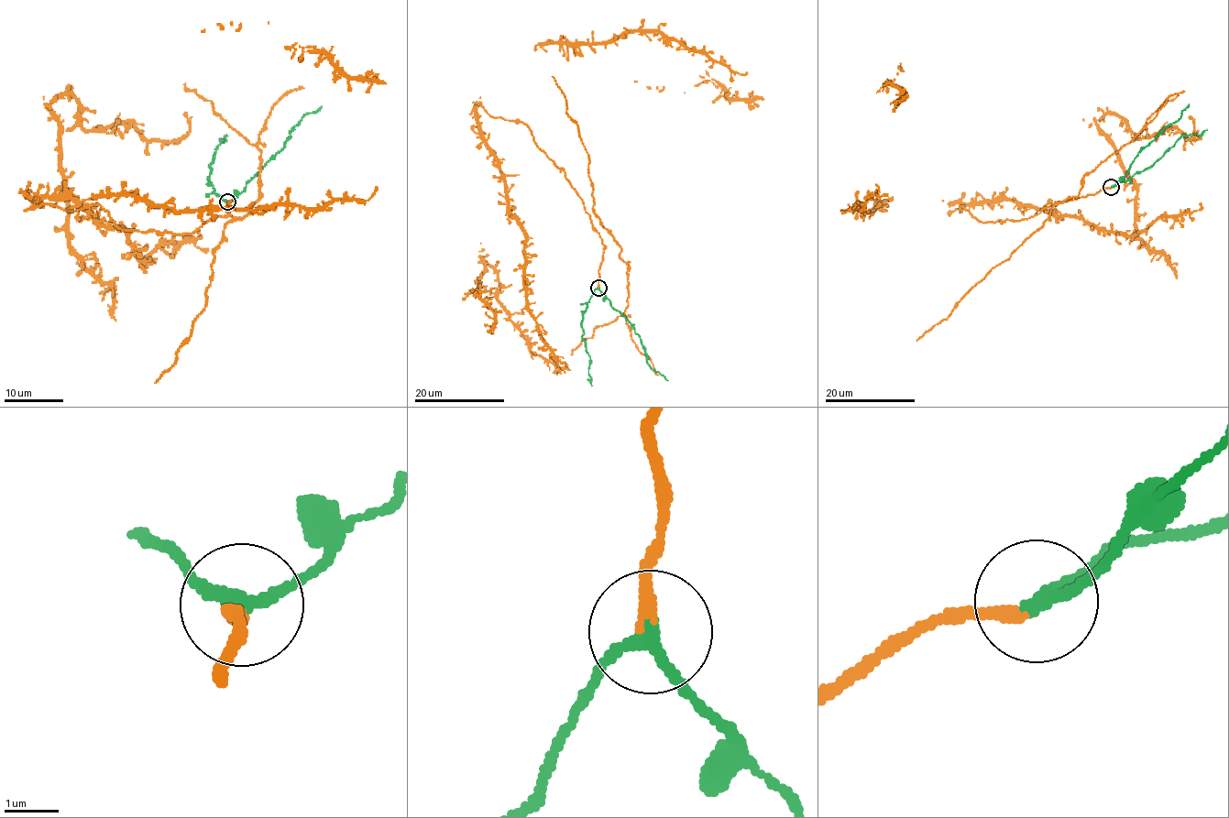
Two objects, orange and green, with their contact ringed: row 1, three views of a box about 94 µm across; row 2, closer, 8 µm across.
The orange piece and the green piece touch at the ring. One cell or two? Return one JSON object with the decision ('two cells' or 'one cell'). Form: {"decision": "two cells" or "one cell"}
{"decision": "one cell"}

